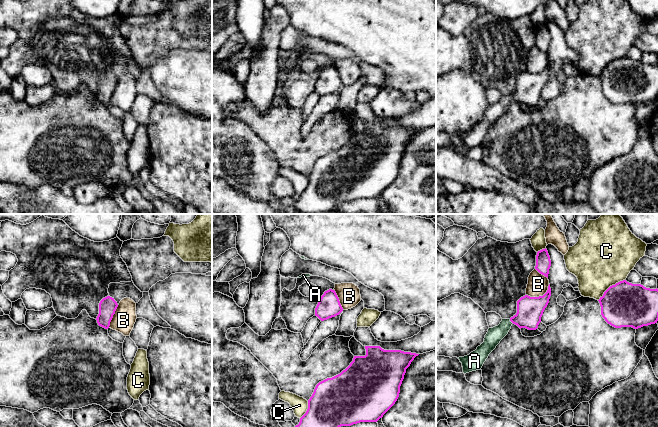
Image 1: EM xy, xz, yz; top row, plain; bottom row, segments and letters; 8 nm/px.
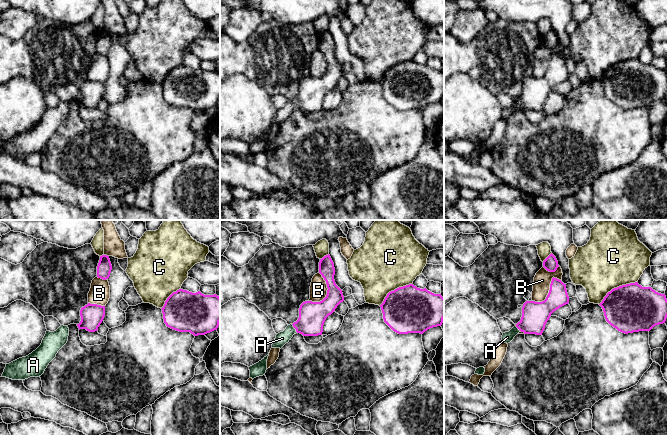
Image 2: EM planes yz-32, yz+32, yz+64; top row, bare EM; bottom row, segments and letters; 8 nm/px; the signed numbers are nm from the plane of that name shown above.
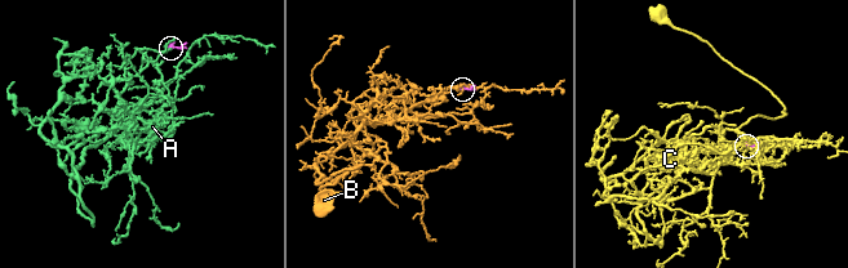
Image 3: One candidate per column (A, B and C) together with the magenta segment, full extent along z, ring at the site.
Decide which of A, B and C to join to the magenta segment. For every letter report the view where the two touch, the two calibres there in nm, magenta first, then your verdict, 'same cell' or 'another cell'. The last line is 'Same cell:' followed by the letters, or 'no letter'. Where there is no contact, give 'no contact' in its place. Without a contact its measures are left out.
A: contact in yz; calibres 200 and 130 nm; same cell
B: contact in yz; calibres 200 and 160 nm; another cell
C: contact in yz; calibres 360 and 480 nm; another cell
Same cell: A

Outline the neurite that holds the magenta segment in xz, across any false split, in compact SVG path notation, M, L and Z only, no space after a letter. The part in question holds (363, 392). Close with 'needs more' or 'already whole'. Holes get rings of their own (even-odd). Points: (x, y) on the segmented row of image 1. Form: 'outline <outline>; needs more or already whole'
outline M365 346L366 355L365 356L354 356L353 361L350 365L343 370L340 374L327 378L321 382L319 382L308 400L308 409L306 413L300 418L300 422L295 427L341 427L341 426L351 426L353 424L357 424L360 422L377 422L383 415L395 404L399 397L400 386L404 379L404 375L406 373L406 369L410 366L411 362L414 360L416 356L419 354L404 352L401 350L384 350L380 346Z; already whole

